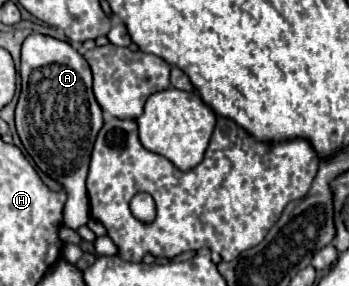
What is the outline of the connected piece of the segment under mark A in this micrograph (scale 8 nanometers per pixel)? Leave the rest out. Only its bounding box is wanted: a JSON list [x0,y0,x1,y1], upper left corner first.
[16,34,102,230]

